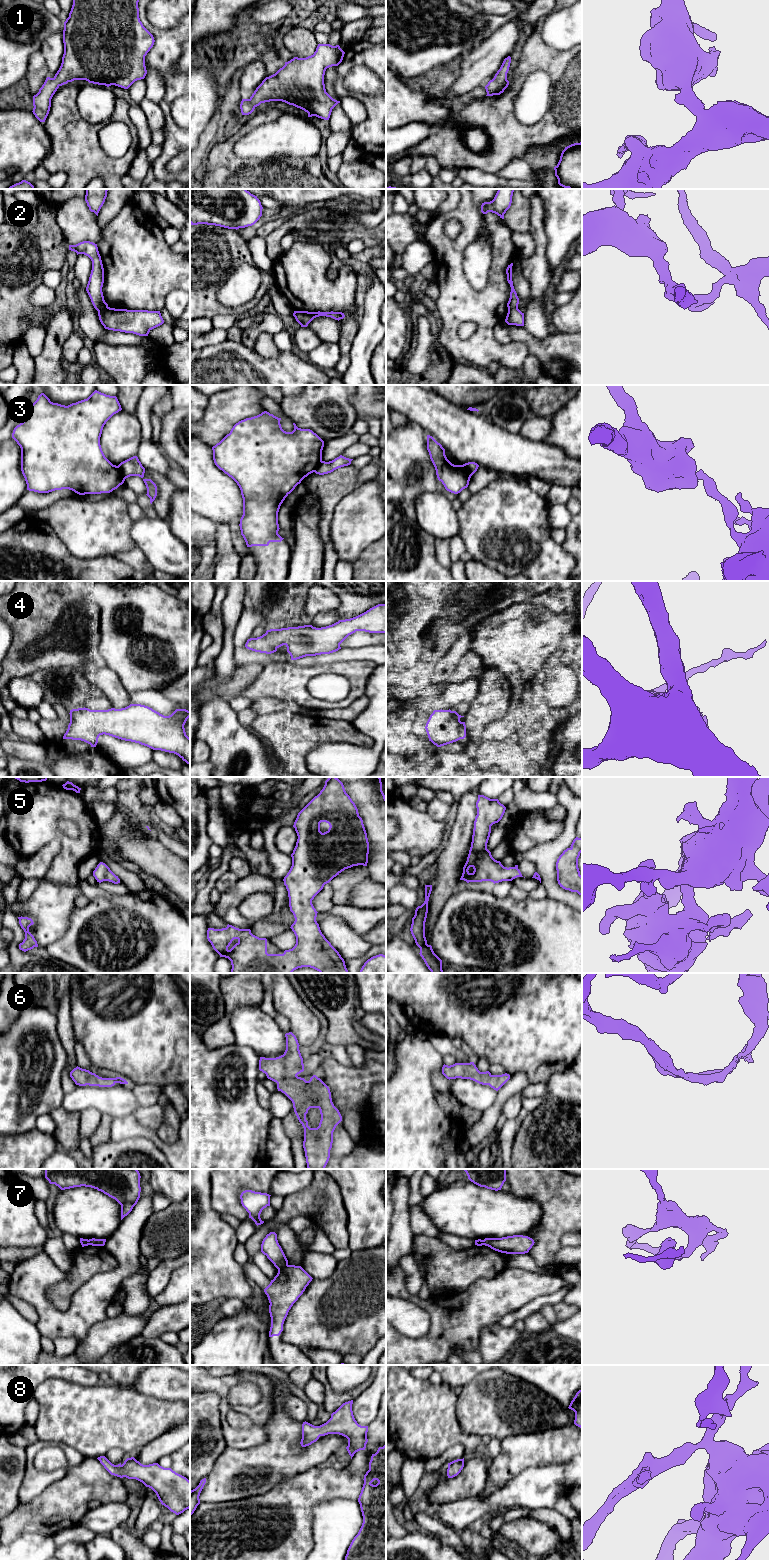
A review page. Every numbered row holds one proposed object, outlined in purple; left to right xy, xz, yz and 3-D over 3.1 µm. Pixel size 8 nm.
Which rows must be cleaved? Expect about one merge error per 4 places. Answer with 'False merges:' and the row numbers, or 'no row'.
False merges: 2, 3, 7

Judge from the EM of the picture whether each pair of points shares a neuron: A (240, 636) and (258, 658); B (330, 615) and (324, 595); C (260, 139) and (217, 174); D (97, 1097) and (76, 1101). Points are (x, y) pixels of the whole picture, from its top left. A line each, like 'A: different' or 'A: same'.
A: same
B: different
C: different
D: same

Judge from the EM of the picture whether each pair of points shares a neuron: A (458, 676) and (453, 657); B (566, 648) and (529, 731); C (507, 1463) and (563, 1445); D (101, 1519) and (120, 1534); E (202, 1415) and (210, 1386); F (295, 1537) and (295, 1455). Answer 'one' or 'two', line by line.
A: two
B: one
C: one
D: two
E: two
F: two

